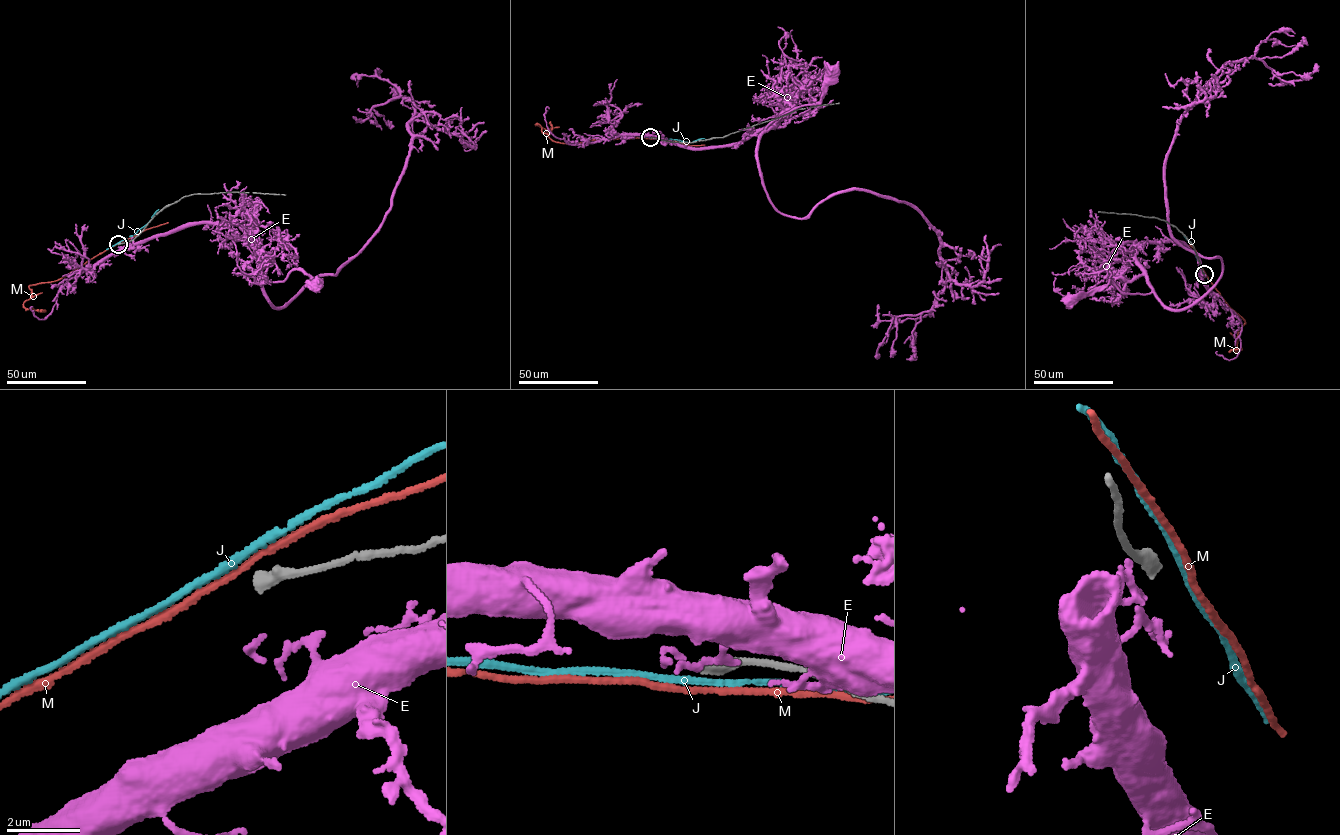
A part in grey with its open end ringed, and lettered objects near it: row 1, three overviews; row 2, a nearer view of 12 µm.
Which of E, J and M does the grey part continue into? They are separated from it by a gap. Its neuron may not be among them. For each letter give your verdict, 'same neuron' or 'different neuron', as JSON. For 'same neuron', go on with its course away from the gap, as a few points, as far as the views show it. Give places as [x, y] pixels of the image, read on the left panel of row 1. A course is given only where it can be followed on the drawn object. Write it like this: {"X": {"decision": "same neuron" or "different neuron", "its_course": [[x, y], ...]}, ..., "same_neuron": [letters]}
{"E": {"decision": "different neuron"}, "J": {"decision": "different neuron"}, "M": {"decision": "different neuron"}, "same_neuron": []}

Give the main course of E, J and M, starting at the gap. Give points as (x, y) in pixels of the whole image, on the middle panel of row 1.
E: (649, 137), (697, 148), (742, 142), (772, 125), (776, 117), (765, 129), (778, 117), (821, 101), (832, 73)
J: (650, 138), (686, 142), (704, 138)
M: (650, 138), (556, 142), (547, 134), (548, 131), (536, 124), (543, 133), (549, 134), (550, 121)

